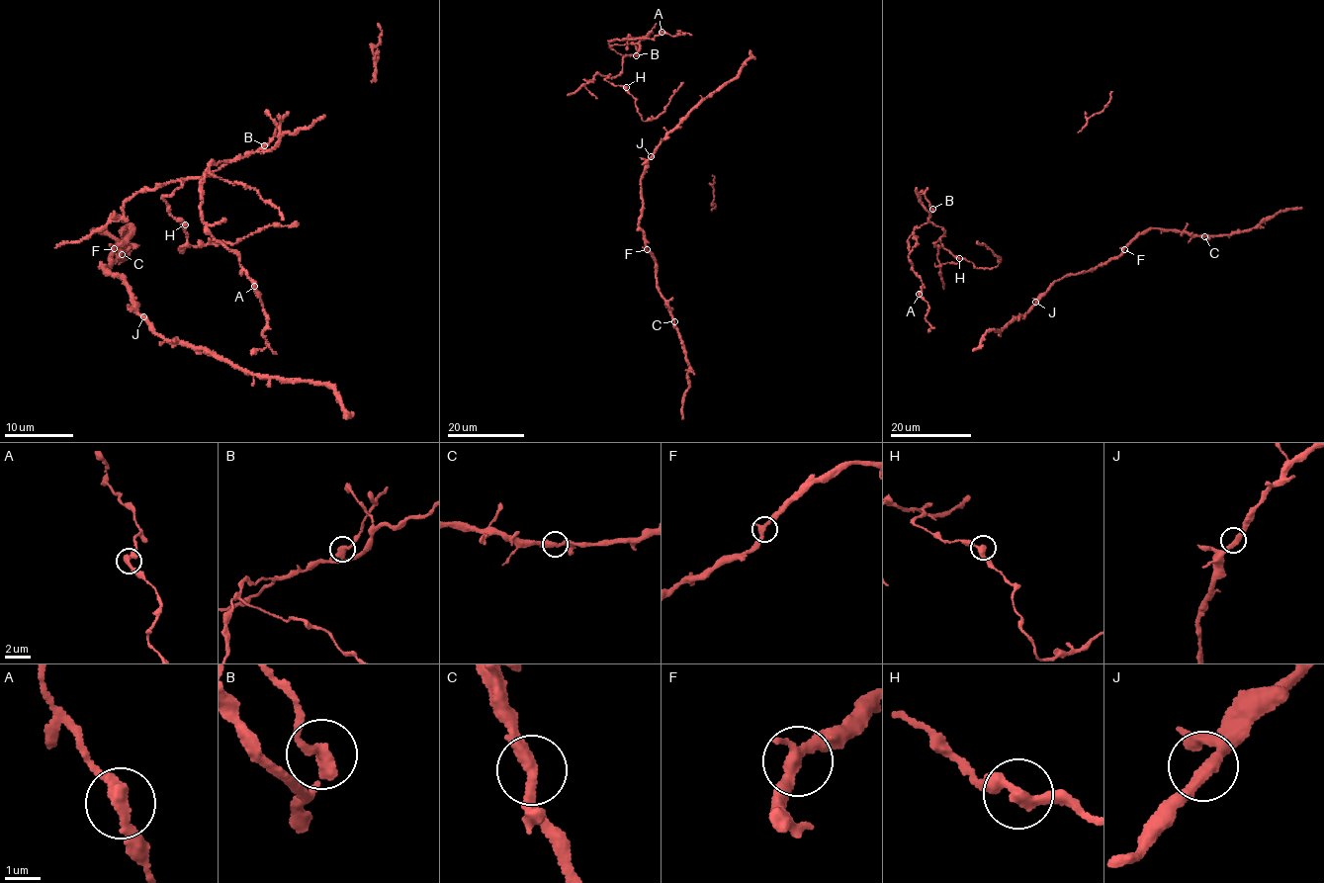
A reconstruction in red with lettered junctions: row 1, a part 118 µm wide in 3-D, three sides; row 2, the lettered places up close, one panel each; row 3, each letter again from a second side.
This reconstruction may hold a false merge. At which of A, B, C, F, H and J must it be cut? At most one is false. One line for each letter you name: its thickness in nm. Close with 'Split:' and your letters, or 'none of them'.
B: Thickness 360 nm
Split: B

